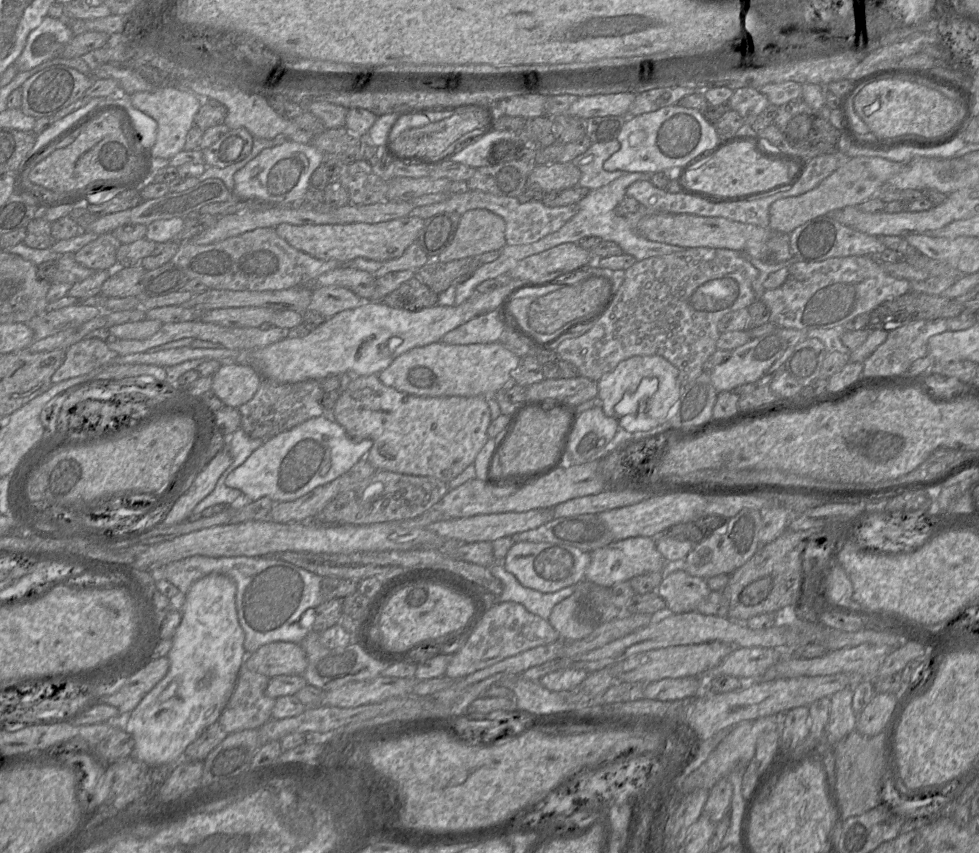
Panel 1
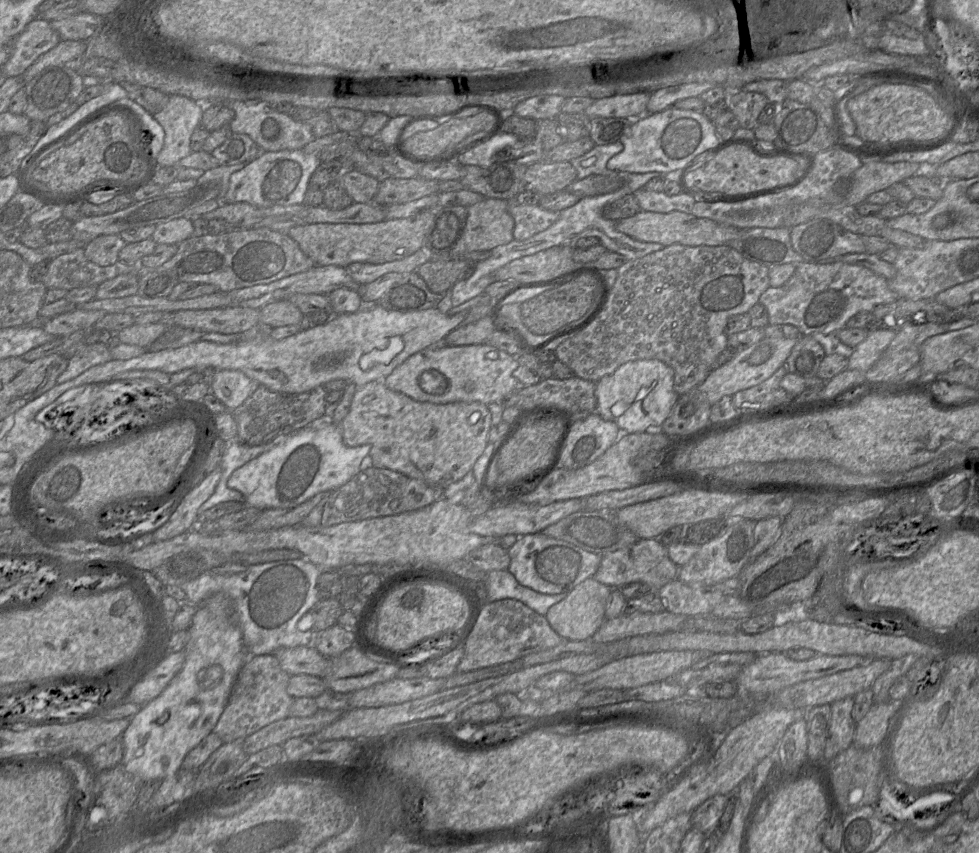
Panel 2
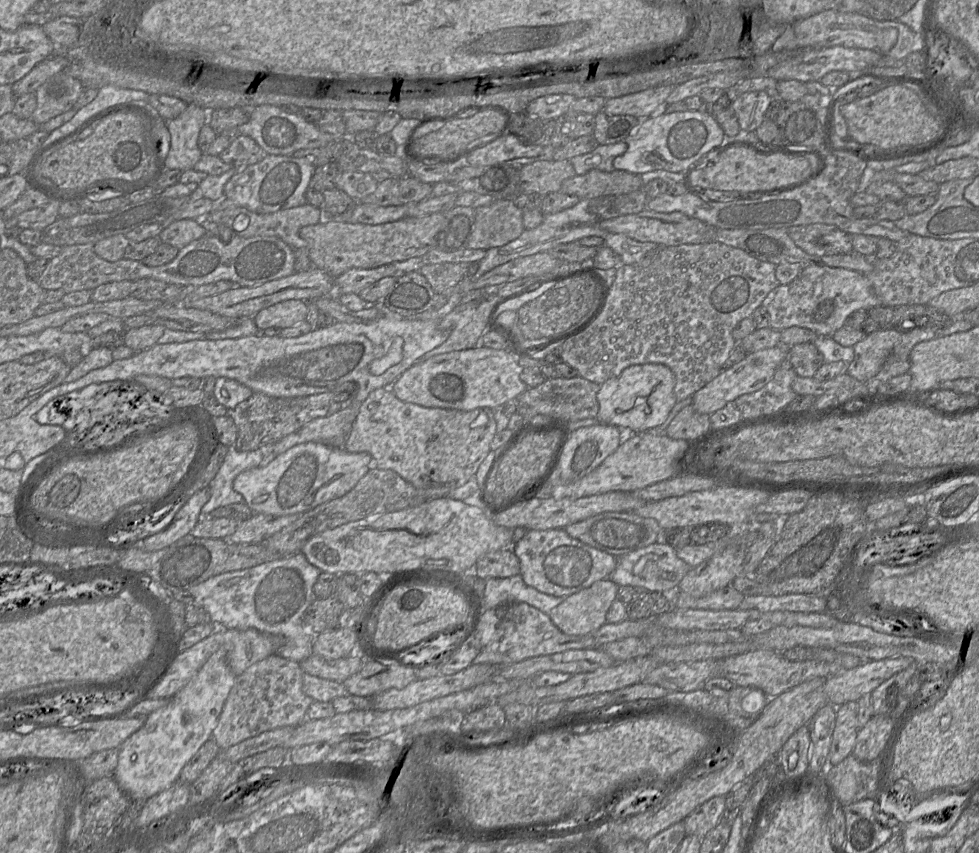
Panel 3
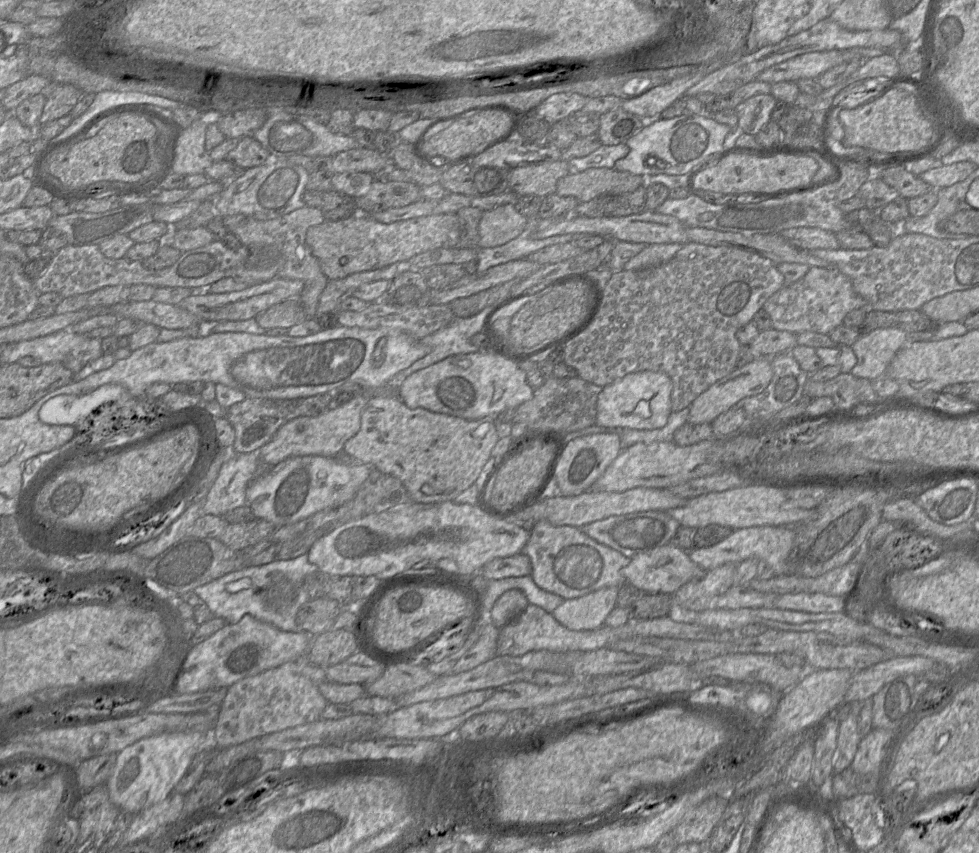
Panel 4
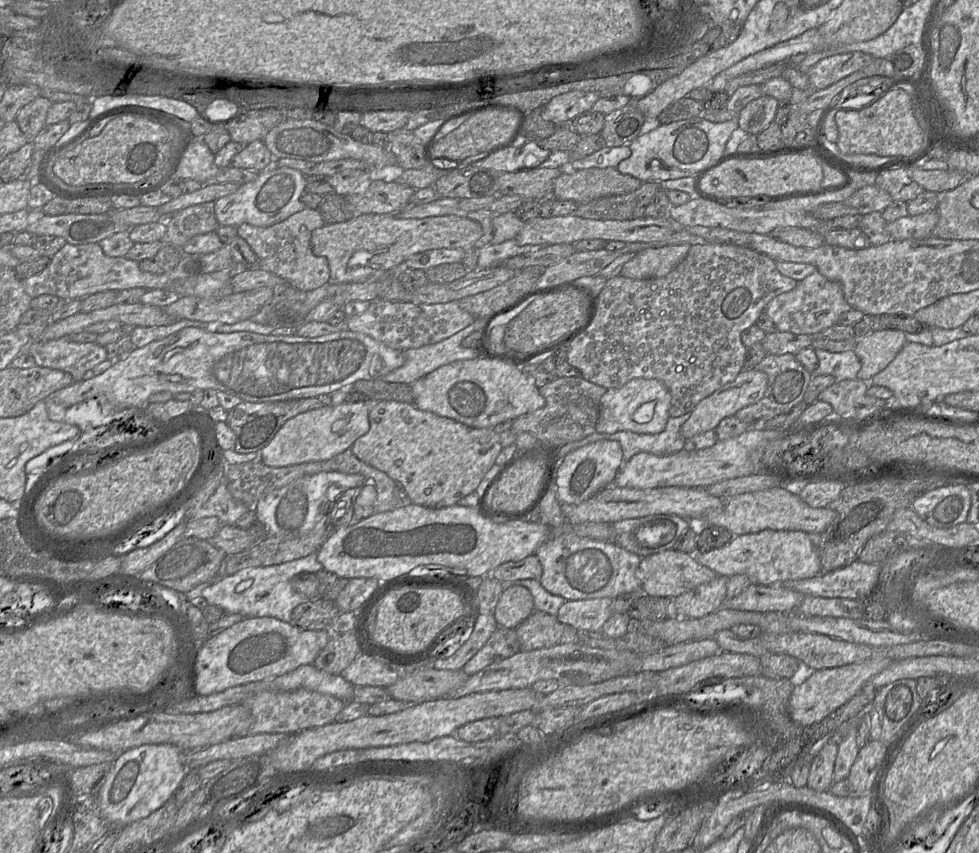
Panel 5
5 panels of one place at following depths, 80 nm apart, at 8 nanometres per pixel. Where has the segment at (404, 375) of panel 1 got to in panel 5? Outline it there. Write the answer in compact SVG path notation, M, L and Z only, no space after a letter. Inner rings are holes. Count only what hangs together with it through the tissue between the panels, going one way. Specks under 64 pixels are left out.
M478 356L474 359L458 360L443 365L410 385L416 408L451 418L473 428L494 428L501 422L513 420L520 415L536 411L546 404L539 388L523 371L523 367L500 360L486 360Z

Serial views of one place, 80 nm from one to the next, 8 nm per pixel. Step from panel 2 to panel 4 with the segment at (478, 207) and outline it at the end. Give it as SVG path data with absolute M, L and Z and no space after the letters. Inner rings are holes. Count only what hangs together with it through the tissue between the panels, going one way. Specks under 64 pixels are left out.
M514 204L483 211L478 225L478 248L493 248L509 242L522 233L527 221Z

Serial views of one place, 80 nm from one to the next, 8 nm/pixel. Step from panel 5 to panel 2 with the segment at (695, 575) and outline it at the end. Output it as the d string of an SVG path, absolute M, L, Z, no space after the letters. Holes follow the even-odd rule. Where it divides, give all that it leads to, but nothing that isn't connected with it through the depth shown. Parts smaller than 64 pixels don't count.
M658 538L638 539L635 543L602 555L600 566L593 578L610 588L642 582L658 590L678 578L679 567L670 559L667 546Z

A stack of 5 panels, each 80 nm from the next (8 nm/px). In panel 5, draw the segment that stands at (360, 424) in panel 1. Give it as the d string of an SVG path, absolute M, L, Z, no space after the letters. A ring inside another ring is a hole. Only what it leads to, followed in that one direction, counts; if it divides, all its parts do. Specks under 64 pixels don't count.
M383 400L371 403L369 409L369 424L369 431L365 435L359 437L351 446L351 450L354 455L364 463L386 473L391 479L401 485L412 503L429 508L442 508L456 505L460 499L474 492L478 488L485 474L494 465L497 456L502 450L500 435L499 433L495 432L493 428L469 427L451 418L442 417L429 411L420 410L416 408L414 404L391 400Z

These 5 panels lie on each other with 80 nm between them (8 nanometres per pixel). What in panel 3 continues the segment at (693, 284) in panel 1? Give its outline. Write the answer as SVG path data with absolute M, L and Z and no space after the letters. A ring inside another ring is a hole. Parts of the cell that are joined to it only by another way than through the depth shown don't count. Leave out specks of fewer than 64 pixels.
M717 241L658 247L656 251L650 252L639 262L620 264L617 267L614 282L611 286L606 287L605 303L597 319L587 329L561 343L562 360L575 368L578 371L578 375L581 377L600 385L610 378L619 376L625 368L631 365L646 363L664 364L668 366L675 375L676 384L674 393L677 400L681 401L692 397L695 392L717 377L723 370L723 365L735 346L735 340L732 336L733 329L740 321L751 317L753 312L762 304L767 294L780 285L775 276L775 268L776 265L773 263L761 261L739 248Z

